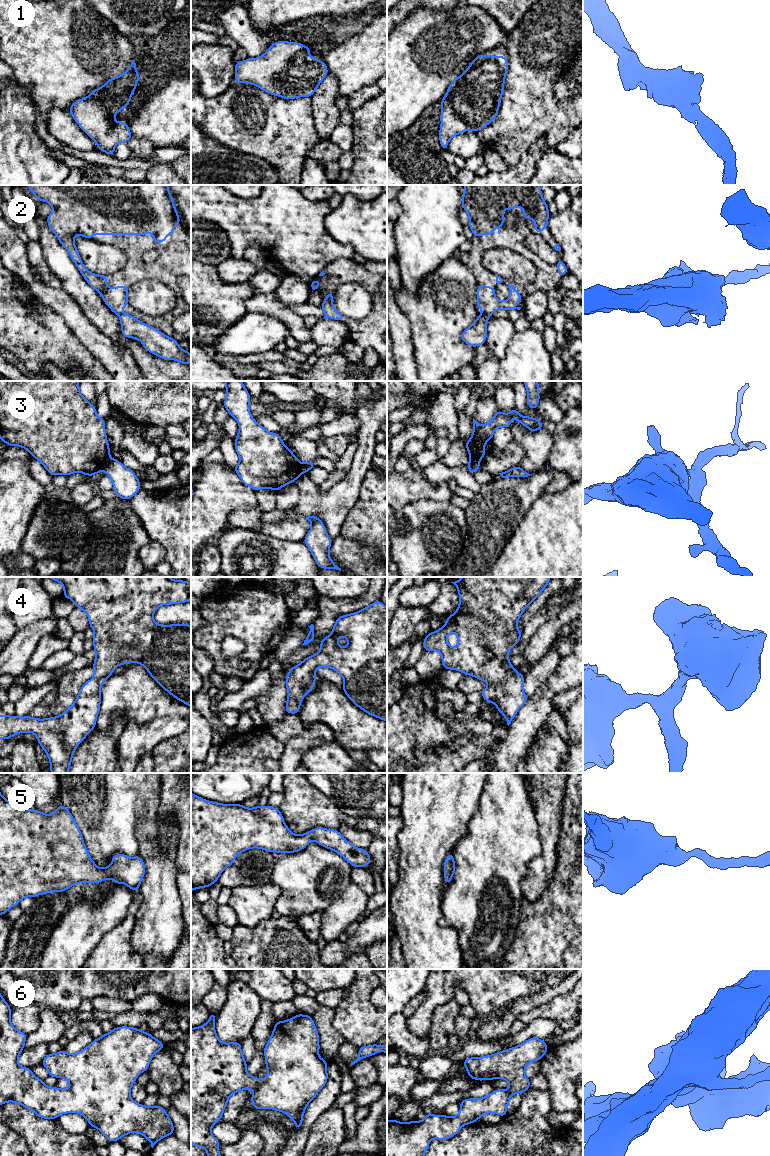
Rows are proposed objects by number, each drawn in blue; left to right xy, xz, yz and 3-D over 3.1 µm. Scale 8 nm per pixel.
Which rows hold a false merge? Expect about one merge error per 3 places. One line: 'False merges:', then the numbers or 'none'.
False merges: 2, 3

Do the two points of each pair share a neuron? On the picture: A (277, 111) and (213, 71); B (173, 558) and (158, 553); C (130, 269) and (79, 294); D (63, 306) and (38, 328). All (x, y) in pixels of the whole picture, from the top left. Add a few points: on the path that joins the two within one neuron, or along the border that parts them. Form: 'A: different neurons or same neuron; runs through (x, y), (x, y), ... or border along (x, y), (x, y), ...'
A: different neurons; border along (230, 85), (222, 93), (210, 98)
B: different neurons; border along (151, 540), (157, 541), (164, 549), (164, 560)
C: different neurons; border along (78, 269), (83, 278), (99, 293), (107, 306)
D: different neurons; border along (36, 298), (57, 313), (70, 330)

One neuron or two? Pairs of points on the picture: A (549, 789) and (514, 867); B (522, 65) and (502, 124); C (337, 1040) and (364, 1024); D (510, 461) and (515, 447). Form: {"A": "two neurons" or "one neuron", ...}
{"A": "two neurons", "B": "one neuron", "C": "two neurons", "D": "one neuron"}

